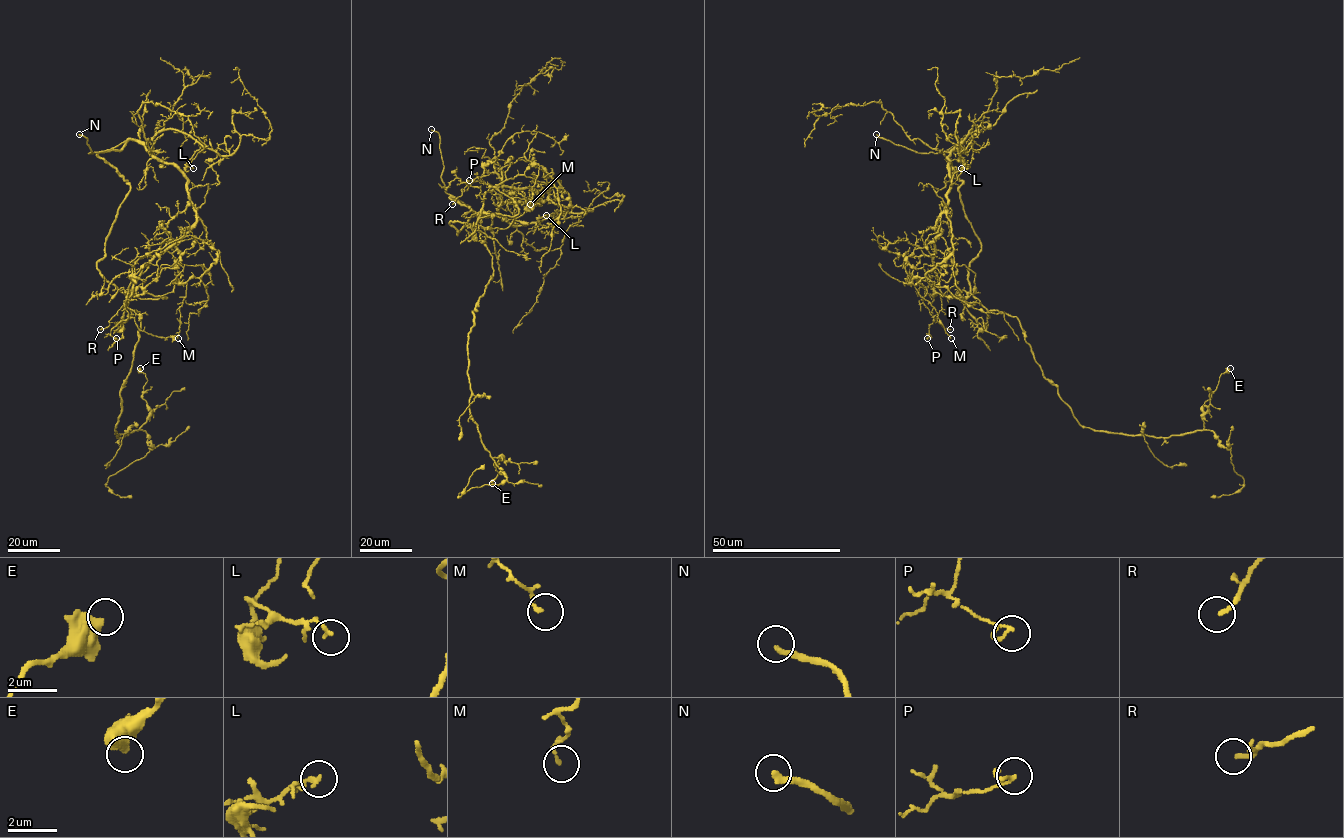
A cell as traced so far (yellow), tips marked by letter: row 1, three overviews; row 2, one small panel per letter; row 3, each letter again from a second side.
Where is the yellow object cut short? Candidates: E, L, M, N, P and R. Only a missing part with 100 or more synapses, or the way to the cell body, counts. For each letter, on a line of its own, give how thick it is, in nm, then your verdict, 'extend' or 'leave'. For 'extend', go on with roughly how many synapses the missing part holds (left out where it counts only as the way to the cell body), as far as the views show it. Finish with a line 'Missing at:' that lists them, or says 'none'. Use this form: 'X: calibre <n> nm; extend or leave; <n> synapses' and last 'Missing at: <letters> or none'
E: calibre 600 nm; leave
L: calibre 160 nm; leave
M: calibre 150 nm; leave
N: calibre 240 nm; extend
P: calibre 120 nm; leave
R: calibre 170 nm; leave
Missing at: N

